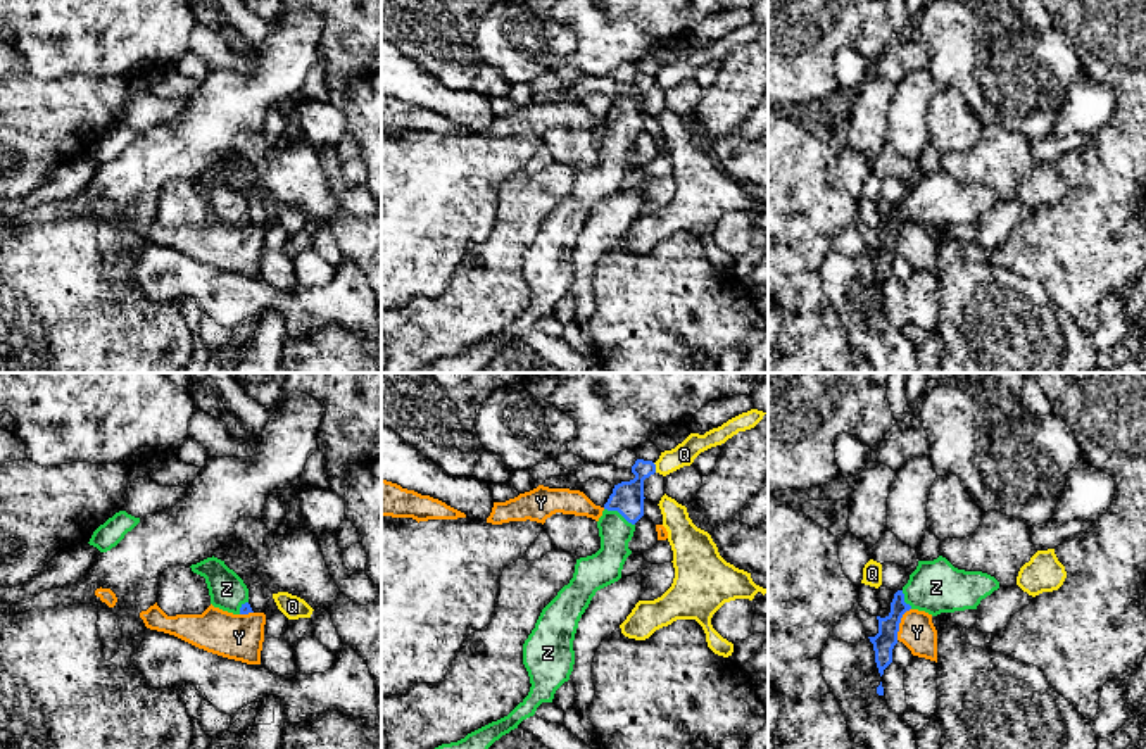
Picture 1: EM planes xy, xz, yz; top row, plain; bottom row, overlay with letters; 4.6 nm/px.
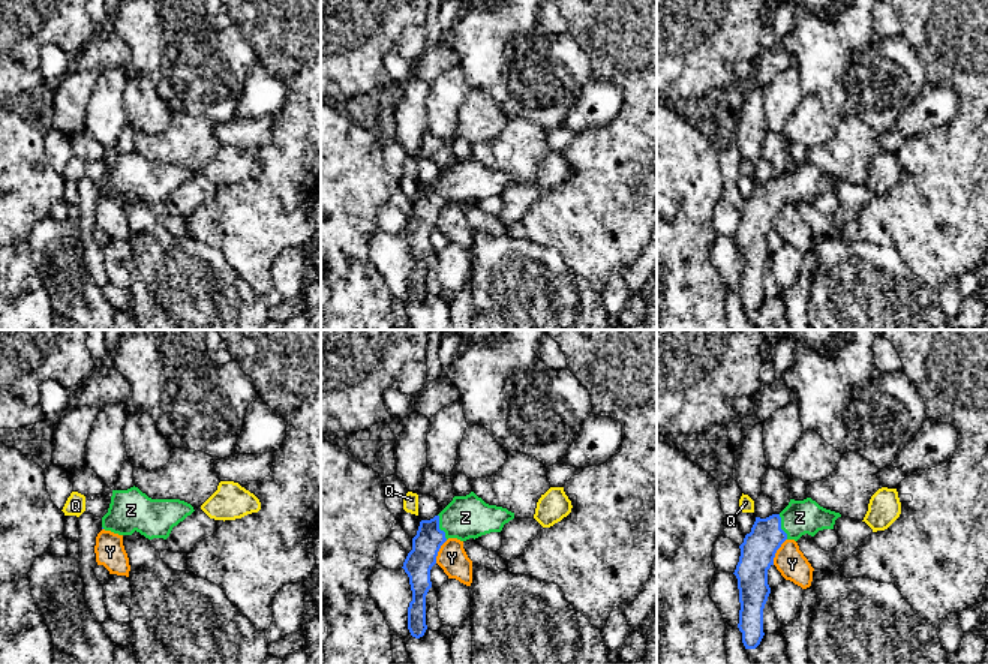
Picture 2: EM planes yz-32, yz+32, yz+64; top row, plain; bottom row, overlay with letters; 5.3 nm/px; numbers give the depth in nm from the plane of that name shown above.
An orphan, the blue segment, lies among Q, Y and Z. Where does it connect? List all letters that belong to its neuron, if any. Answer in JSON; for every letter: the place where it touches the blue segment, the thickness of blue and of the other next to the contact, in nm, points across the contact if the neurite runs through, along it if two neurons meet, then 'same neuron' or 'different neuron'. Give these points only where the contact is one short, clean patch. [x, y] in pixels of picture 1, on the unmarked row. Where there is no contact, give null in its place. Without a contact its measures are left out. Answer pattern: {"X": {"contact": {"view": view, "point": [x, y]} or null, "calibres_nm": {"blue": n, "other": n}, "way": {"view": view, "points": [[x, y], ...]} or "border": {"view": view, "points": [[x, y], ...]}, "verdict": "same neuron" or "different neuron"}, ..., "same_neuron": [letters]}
{"Q": {"contact": {"view": "xz", "point": [654, 81]}, "calibres_nm": {"blue": 150, "other": 110}, "border": {"view": "xz", "points": [[653, 76], [656, 85]]}, "verdict": "different neuron"}, "Y": {"contact": {"view": "yz", "point": [900, 235]}, "calibres_nm": {"blue": 100, "other": 170}, "border": {"view": "yz", "points": [[910, 221], [901, 232], [896, 252]]}, "verdict": "different neuron"}, "Z": {"contact": {"view": "xz", "point": [620, 126]}, "calibres_nm": {"blue": 150, "other": 150}, "way": {"view": "xz", "points": [[627, 111], [620, 126], [615, 145]]}, "verdict": "same neuron"}, "same_neuron": ["Z"]}

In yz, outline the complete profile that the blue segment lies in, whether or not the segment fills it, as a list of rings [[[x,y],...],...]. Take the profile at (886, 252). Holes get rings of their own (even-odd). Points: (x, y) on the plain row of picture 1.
[[[942,169],[934,174],[918,174],[908,197],[894,207],[891,226],[885,231],[877,230],[878,247],[868,250],[880,290],[892,276],[892,262],[897,257],[899,236],[906,224],[918,223],[937,230],[977,223],[980,214],[998,202],[999,195],[994,190],[958,183]]]

